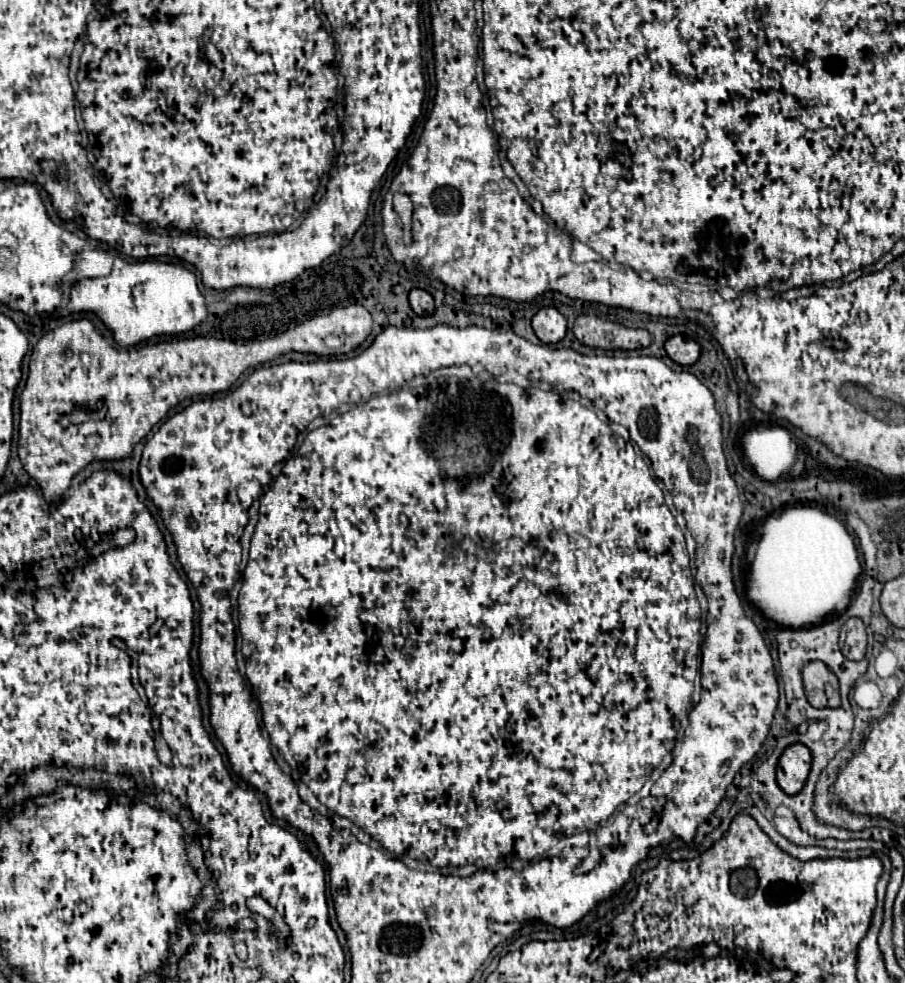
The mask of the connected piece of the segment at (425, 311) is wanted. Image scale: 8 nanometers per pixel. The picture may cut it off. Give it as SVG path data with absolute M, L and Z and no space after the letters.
M413 289L409 293L409 303L411 303L411 309L419 315L419 317L427 317L427 315L433 315L435 307L433 307L433 297L423 291L423 289Z

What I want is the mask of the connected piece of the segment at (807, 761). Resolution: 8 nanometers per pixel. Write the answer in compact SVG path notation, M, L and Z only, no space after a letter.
M803 743L789 745L777 763L777 785L787 793L795 795L801 791L811 769L811 753Z

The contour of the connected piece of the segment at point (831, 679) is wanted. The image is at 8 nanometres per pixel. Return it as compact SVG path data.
M809 661L803 667L803 687L813 707L839 707L839 683L829 667L821 661Z

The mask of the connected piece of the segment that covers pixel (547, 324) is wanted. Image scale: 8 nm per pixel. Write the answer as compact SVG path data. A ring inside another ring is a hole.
M545 307L533 317L533 331L541 343L559 343L567 333L567 319L557 309Z

